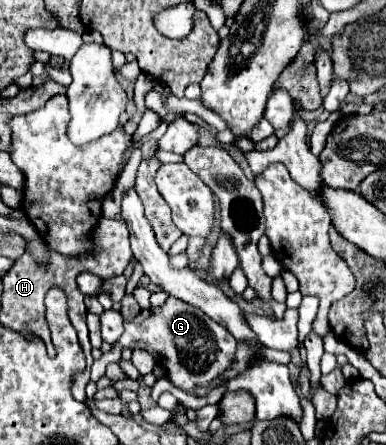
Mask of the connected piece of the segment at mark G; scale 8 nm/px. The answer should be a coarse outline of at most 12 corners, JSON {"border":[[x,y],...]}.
{"border":[[169,296],[141,310],[91,368],[151,352],[191,394],[233,362],[233,334]]}

